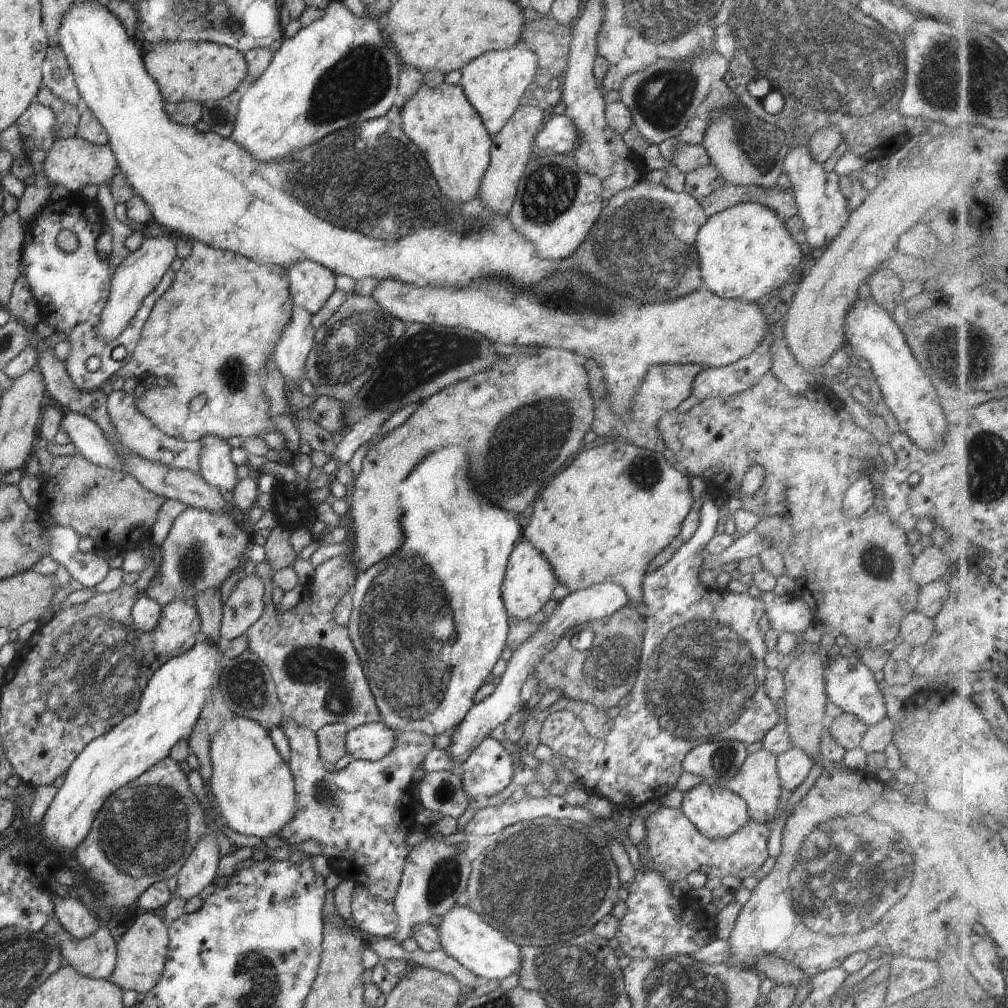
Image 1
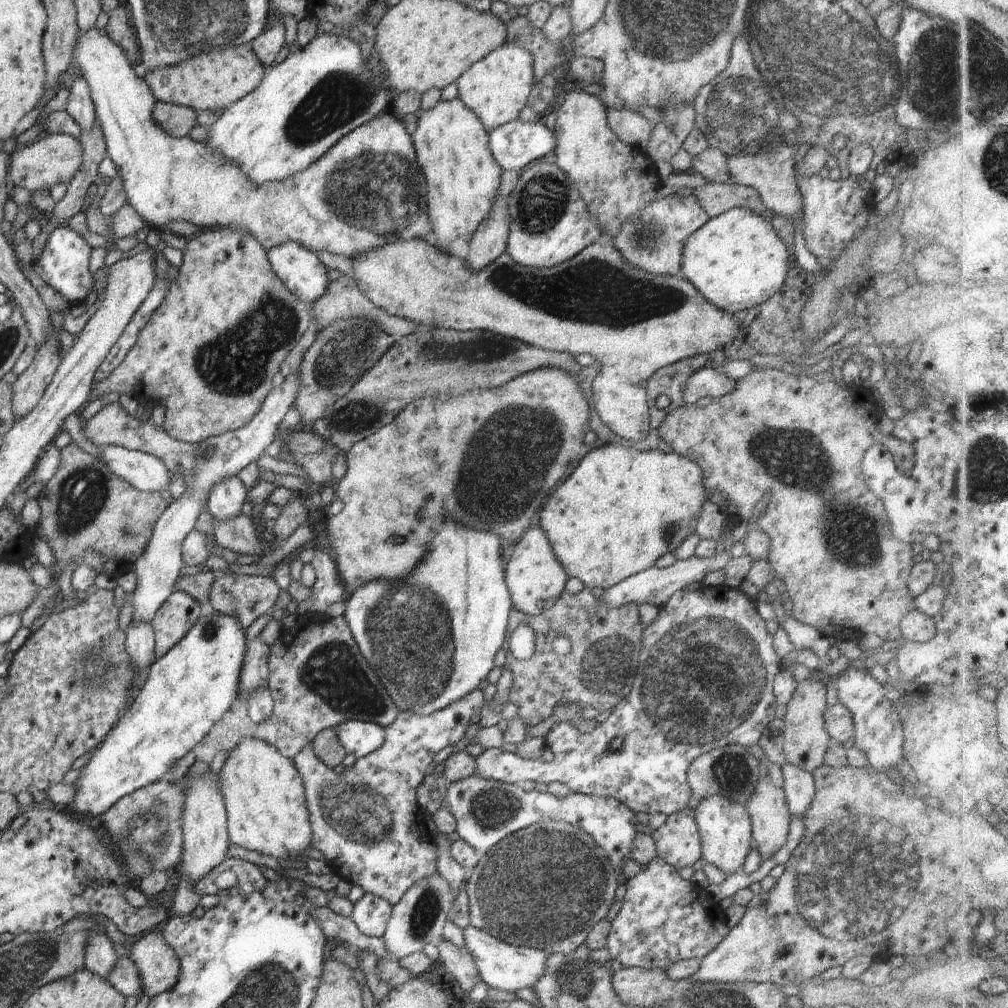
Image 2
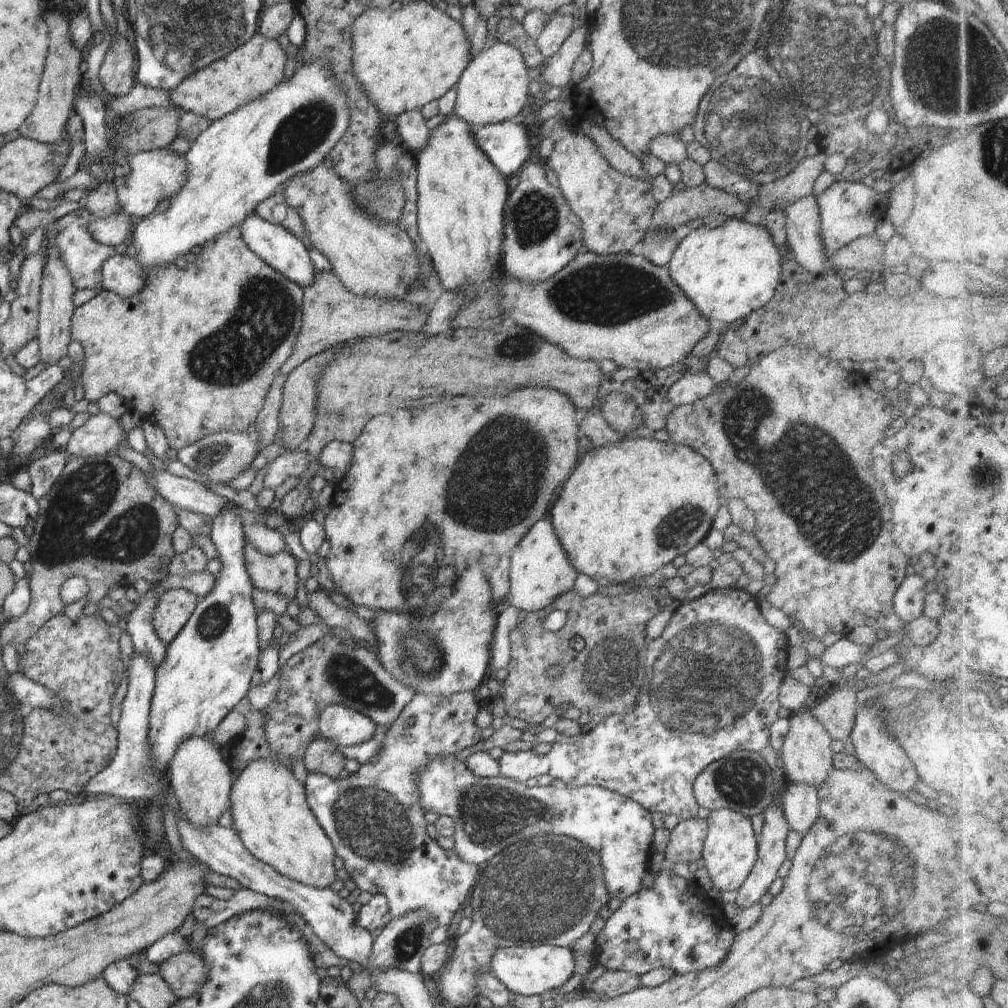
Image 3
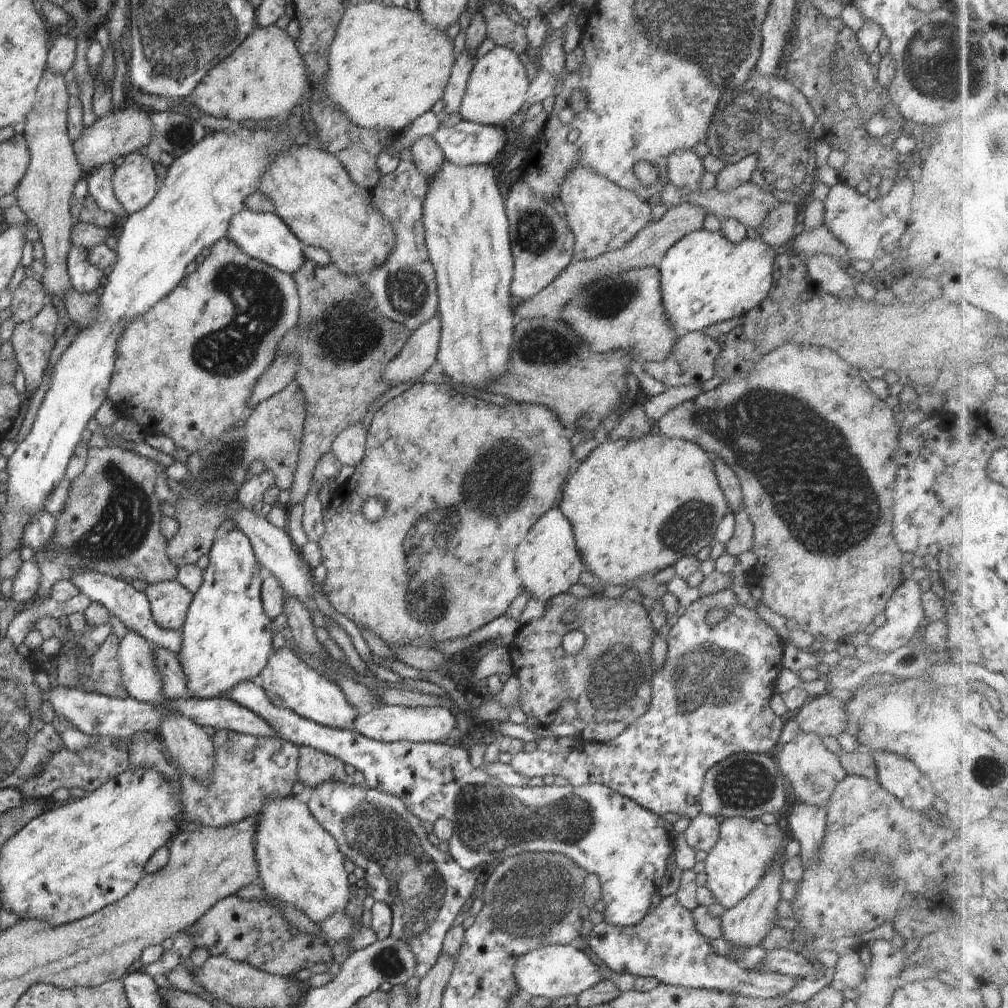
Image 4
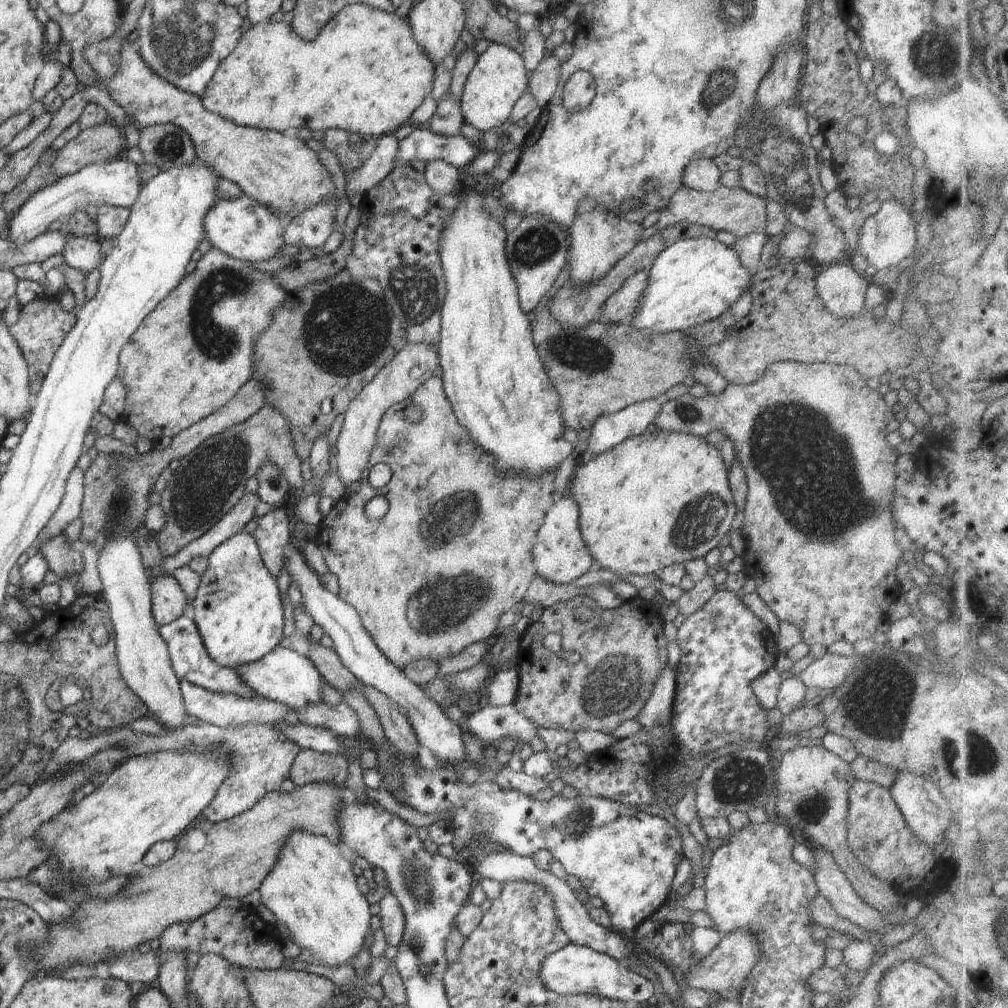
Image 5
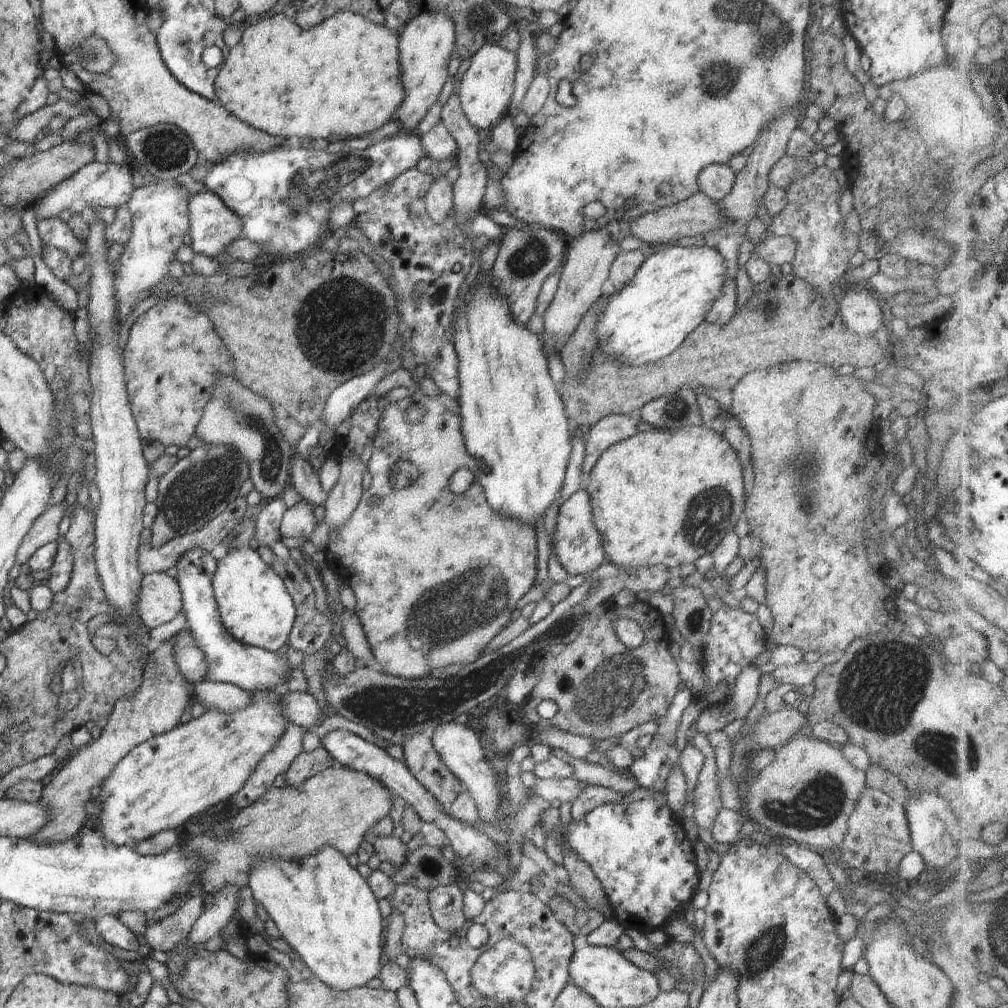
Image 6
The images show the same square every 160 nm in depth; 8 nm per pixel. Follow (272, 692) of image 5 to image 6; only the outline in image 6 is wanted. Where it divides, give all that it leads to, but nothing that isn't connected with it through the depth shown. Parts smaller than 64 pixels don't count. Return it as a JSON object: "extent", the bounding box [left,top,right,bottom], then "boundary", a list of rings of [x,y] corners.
{"extent":[175,549,290,693],"boundary":[[[196,549],[181,555],[175,567],[178,570],[176,580],[181,590],[183,611],[187,616],[190,632],[207,662],[207,675],[204,681],[232,683],[251,693],[285,689],[290,674],[288,656],[283,657],[277,651],[242,644],[224,630],[213,597],[212,581],[217,567],[214,556],[203,549]]]}

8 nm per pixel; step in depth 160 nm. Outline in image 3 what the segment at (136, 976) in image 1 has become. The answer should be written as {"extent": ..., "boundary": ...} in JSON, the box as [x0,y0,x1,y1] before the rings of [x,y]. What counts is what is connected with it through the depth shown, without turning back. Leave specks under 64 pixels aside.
{"extent":[158,953,206,999],"boundary":[[[178,953],[158,964],[158,975],[178,999],[193,995],[206,980],[204,963],[196,953]]]}

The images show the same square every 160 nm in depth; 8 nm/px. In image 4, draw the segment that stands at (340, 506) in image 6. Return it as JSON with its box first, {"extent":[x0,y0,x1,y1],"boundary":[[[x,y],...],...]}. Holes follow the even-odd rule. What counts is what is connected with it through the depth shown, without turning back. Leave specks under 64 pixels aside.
{"extent":[331,312,441,466],"boundary":[[[437,312],[410,335],[398,356],[387,366],[385,381],[397,385],[422,376],[437,361],[441,339],[441,316]],[[362,421],[344,429],[333,441],[331,452],[346,466],[356,466],[365,453],[367,434],[362,429]]]}

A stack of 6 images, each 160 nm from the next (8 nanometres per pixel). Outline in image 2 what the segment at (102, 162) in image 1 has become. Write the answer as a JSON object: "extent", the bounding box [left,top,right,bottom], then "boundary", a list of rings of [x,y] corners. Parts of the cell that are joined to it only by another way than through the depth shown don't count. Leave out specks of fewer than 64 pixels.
{"extent":[9,135,83,193],"boundary":[[[50,135],[37,138],[25,146],[18,145],[9,159],[11,185],[26,188],[31,193],[48,191],[54,184],[69,184],[83,166],[83,148],[80,142],[68,135]]]}

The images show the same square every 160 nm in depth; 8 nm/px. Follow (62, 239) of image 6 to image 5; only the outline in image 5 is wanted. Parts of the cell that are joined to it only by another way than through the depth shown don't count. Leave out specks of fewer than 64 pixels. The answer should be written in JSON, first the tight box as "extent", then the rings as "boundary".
{"extent":[62,235,104,275],"boundary":[[[66,235],[66,244],[62,250],[65,265],[84,272],[84,275],[100,267],[104,259],[100,242],[98,237]]]}

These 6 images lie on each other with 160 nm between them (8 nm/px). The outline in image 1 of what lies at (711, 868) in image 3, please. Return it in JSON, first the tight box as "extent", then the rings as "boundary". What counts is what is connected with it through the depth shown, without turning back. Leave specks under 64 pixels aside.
{"extent":[679,777,750,839],"boundary":[[[710,777],[707,778],[707,781],[697,784],[684,793],[679,809],[705,837],[711,839],[727,837],[742,829],[744,823],[750,820],[747,804],[742,797],[725,785],[716,784]]]}

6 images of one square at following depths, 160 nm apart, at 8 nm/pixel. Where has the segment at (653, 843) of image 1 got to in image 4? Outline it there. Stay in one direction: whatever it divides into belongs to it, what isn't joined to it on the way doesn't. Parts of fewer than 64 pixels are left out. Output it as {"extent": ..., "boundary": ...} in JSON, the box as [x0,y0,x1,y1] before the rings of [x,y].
{"extent":[682,812,719,852],"boundary":[[[700,812],[690,821],[682,835],[692,850],[708,852],[716,844],[719,832],[716,817]]]}

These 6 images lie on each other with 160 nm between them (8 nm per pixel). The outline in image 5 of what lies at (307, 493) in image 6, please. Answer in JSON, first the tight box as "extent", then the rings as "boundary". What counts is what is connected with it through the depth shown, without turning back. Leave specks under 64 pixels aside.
{"extent":[155,405,306,558],"boundary":[[[266,405],[245,422],[229,427],[221,434],[214,436],[214,438],[208,438],[196,450],[190,452],[188,456],[184,456],[180,460],[180,467],[172,472],[172,477],[169,480],[166,480],[166,488],[160,494],[162,500],[159,505],[164,510],[164,514],[166,514],[164,528],[160,528],[160,532],[155,533],[156,544],[161,556],[163,558],[174,556],[180,548],[184,548],[190,542],[198,540],[214,524],[218,524],[218,520],[222,516],[226,516],[238,504],[240,498],[246,493],[245,485],[247,481],[252,476],[255,476],[256,472],[266,462],[272,462],[282,472],[282,476],[286,478],[286,482],[288,482],[291,489],[297,490],[306,486],[303,481],[301,461],[296,454],[294,442],[290,438],[288,420],[284,418],[284,414],[280,414],[280,410]]]}

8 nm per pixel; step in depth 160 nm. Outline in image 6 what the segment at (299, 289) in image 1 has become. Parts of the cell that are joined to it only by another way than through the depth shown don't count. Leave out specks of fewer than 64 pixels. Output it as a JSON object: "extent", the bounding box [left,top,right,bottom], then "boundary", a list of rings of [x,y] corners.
{"extent":[189,191,243,256],"boundary":[[[212,191],[200,194],[189,194],[189,236],[192,239],[191,248],[204,256],[218,256],[229,250],[229,246],[243,236],[242,219],[228,208],[219,196]]]}

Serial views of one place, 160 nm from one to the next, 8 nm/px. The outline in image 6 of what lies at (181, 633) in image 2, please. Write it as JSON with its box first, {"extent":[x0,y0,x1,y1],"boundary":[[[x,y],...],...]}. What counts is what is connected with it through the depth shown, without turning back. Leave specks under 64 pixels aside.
{"extent":[139,573,183,629],"boundary":[[[146,573],[139,590],[139,618],[149,629],[170,622],[183,610],[181,590],[176,579],[166,573]]]}

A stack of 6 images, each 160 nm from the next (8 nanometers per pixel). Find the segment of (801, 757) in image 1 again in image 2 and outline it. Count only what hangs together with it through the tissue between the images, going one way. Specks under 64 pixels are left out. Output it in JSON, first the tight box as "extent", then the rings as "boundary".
{"extent":[781,762,815,819],"boundary":[[[788,762],[781,766],[781,773],[789,811],[803,819],[815,795],[813,773]]]}

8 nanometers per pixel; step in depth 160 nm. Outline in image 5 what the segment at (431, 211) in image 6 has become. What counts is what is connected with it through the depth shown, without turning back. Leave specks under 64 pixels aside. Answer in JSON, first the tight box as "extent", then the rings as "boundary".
{"extent":[423,160,465,200],"boundary":[[[442,160],[428,162],[423,176],[440,200],[444,200],[445,196],[456,194],[465,181],[460,171]]]}

